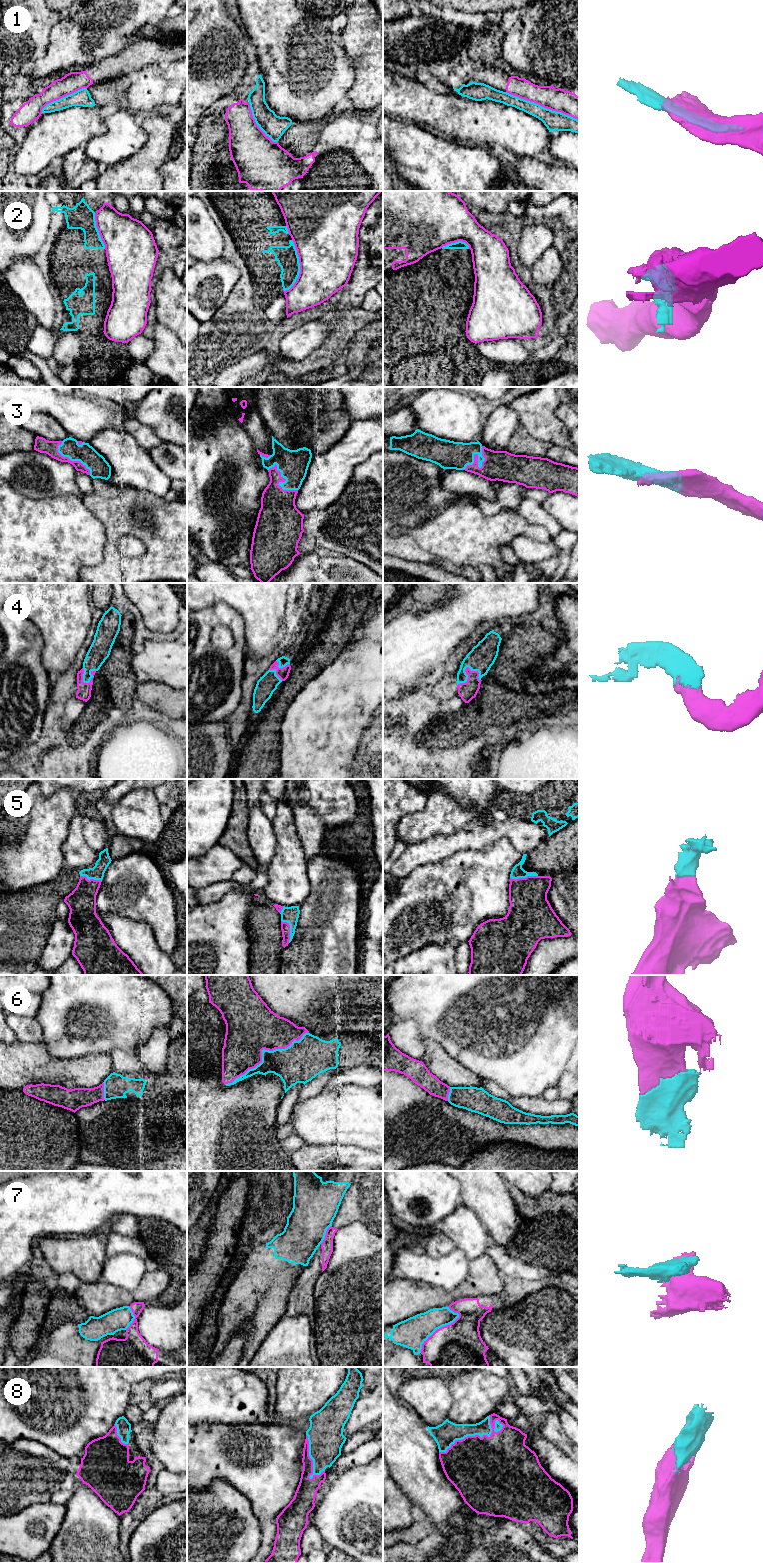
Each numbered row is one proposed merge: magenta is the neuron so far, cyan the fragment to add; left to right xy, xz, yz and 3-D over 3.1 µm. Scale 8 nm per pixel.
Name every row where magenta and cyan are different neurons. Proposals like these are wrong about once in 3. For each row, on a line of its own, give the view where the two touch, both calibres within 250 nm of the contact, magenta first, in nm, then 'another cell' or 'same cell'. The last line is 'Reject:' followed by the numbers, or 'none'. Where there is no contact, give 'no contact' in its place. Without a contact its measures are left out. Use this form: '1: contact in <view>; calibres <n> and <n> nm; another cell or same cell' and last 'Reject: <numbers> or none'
1: contact in yz; calibres 190 and 150 nm; another cell
2: contact in xz; calibres 480 and 170 nm; same cell
3: contact in yz; calibres 240 and 220 nm; same cell
4: contact in yz; calibres 150 and 200 nm; same cell
5: contact in yz; calibres 320 and 100 nm; same cell
6: contact in xz; calibres 400 and 260 nm; same cell
7: contact in yz; calibres 460 and 240 nm; another cell
8: contact in yz; calibres 480 and 190 nm; same cell
Reject: 1, 7

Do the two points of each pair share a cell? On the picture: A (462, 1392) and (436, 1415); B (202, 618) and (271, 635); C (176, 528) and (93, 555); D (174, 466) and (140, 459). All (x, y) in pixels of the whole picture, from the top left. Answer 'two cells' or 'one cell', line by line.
A: two cells
B: two cells
C: two cells
D: two cells

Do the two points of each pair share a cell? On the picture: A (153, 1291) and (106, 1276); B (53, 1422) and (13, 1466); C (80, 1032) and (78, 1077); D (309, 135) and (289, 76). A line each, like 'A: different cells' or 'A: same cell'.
A: different cells
B: different cells
C: different cells
D: different cells

